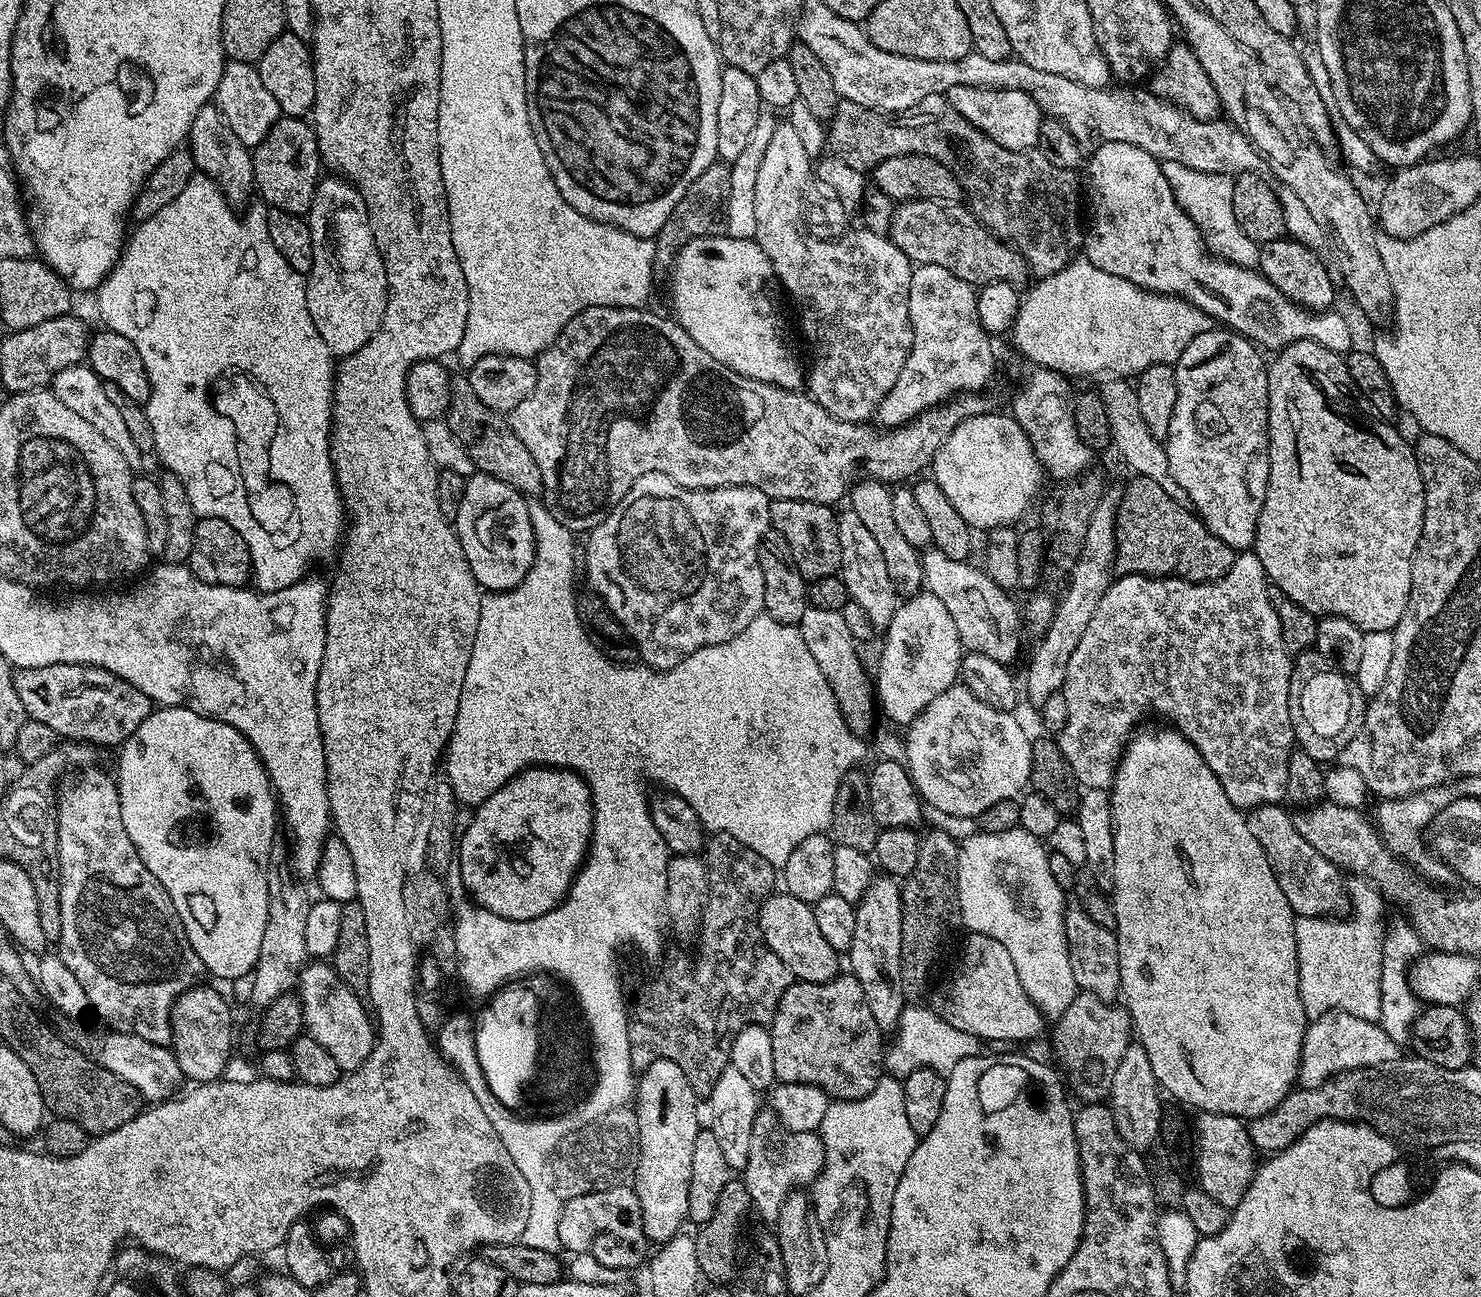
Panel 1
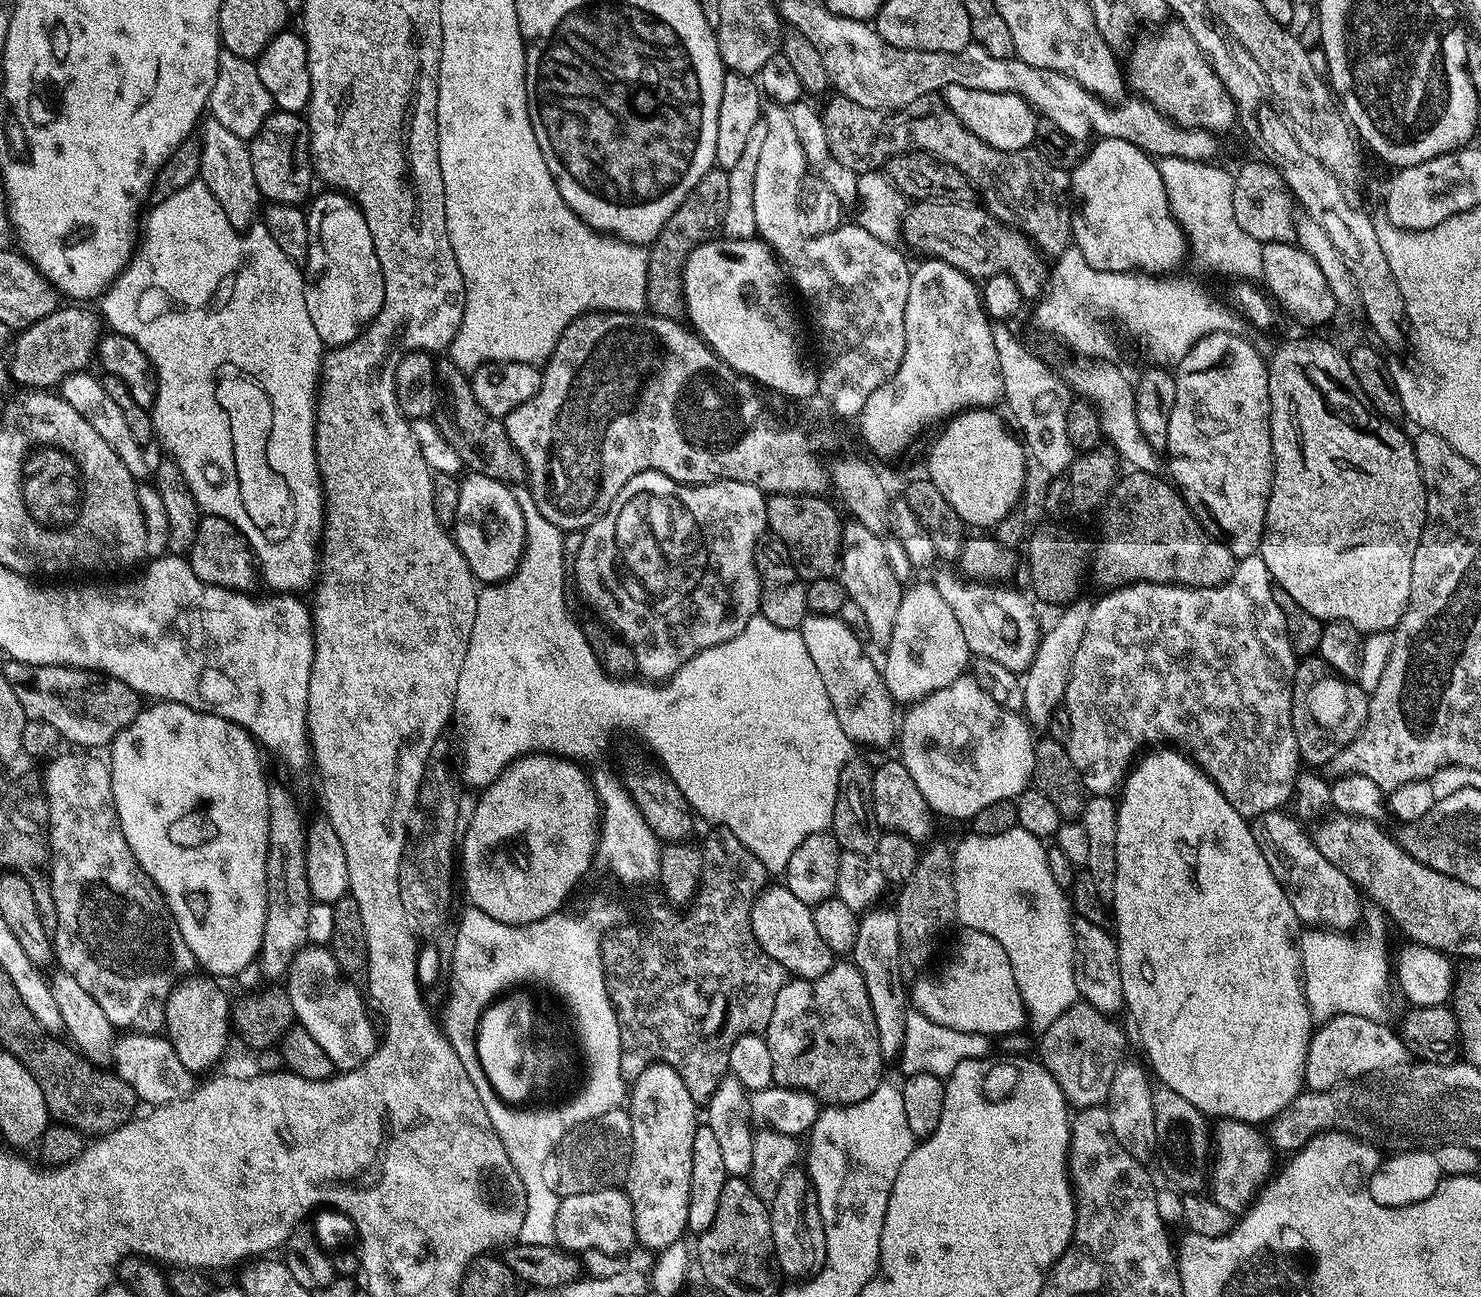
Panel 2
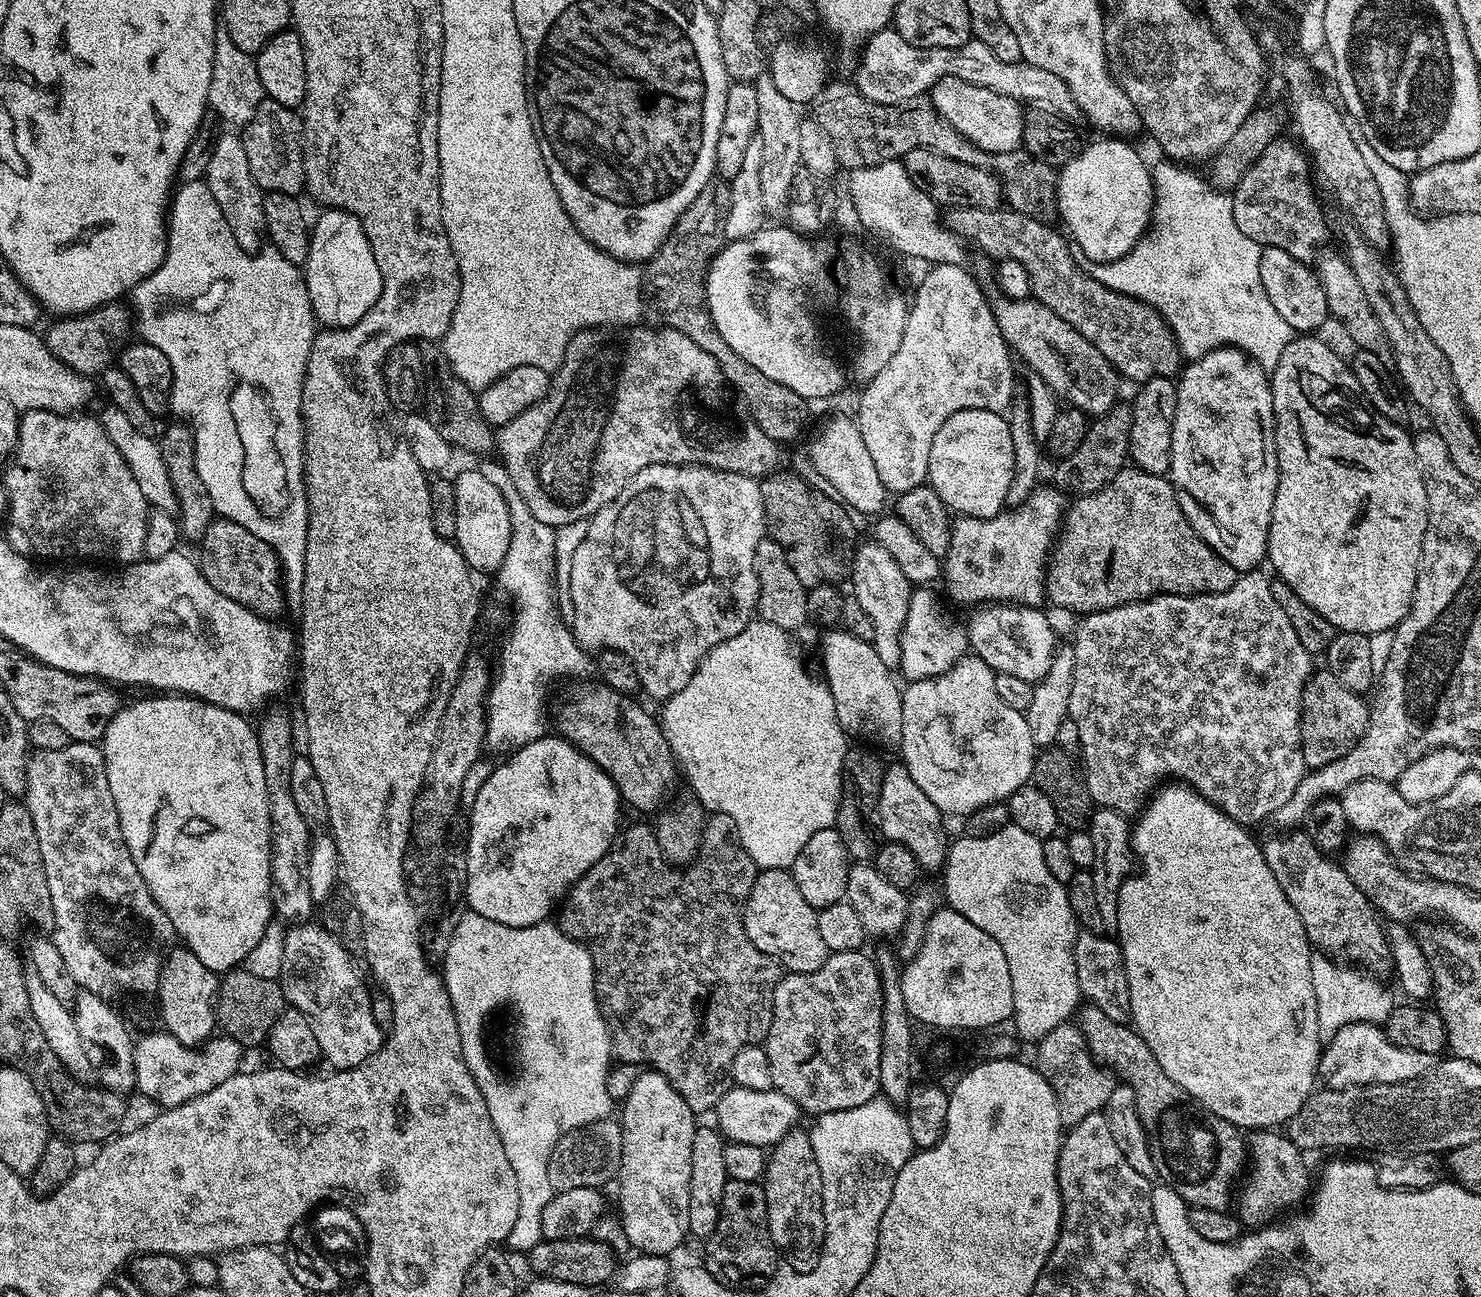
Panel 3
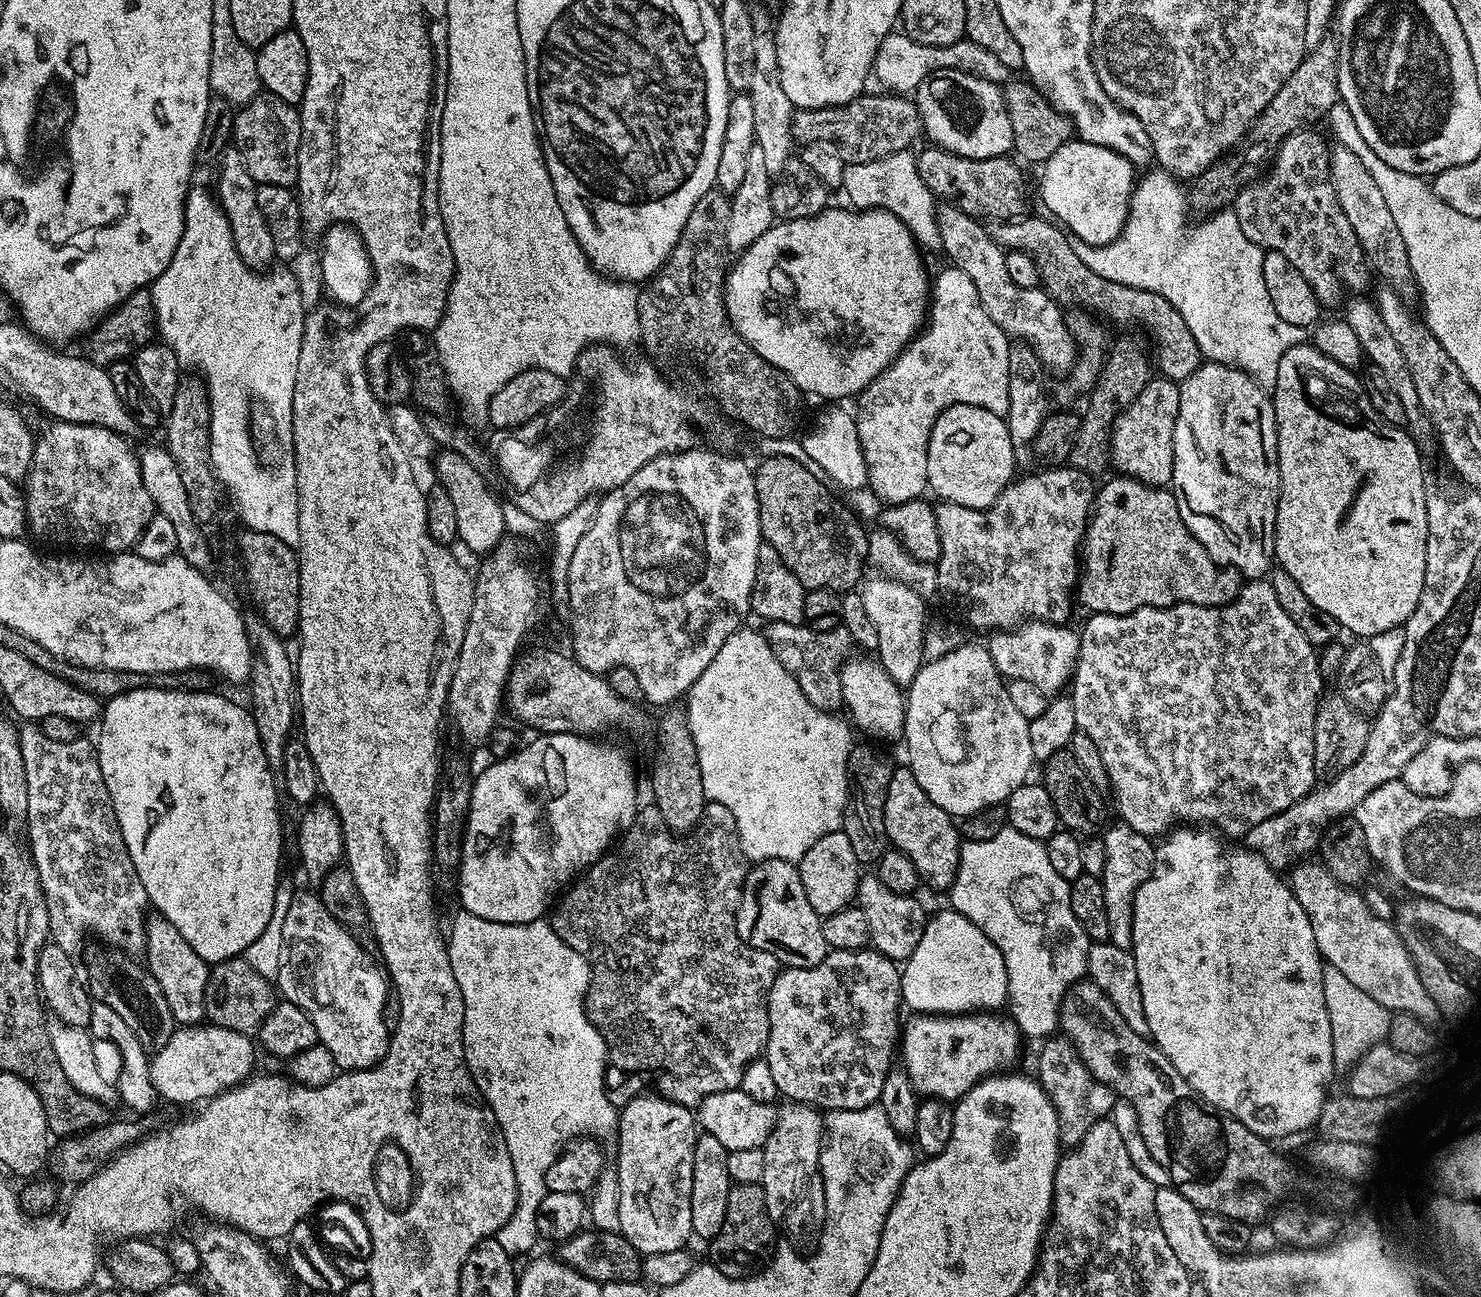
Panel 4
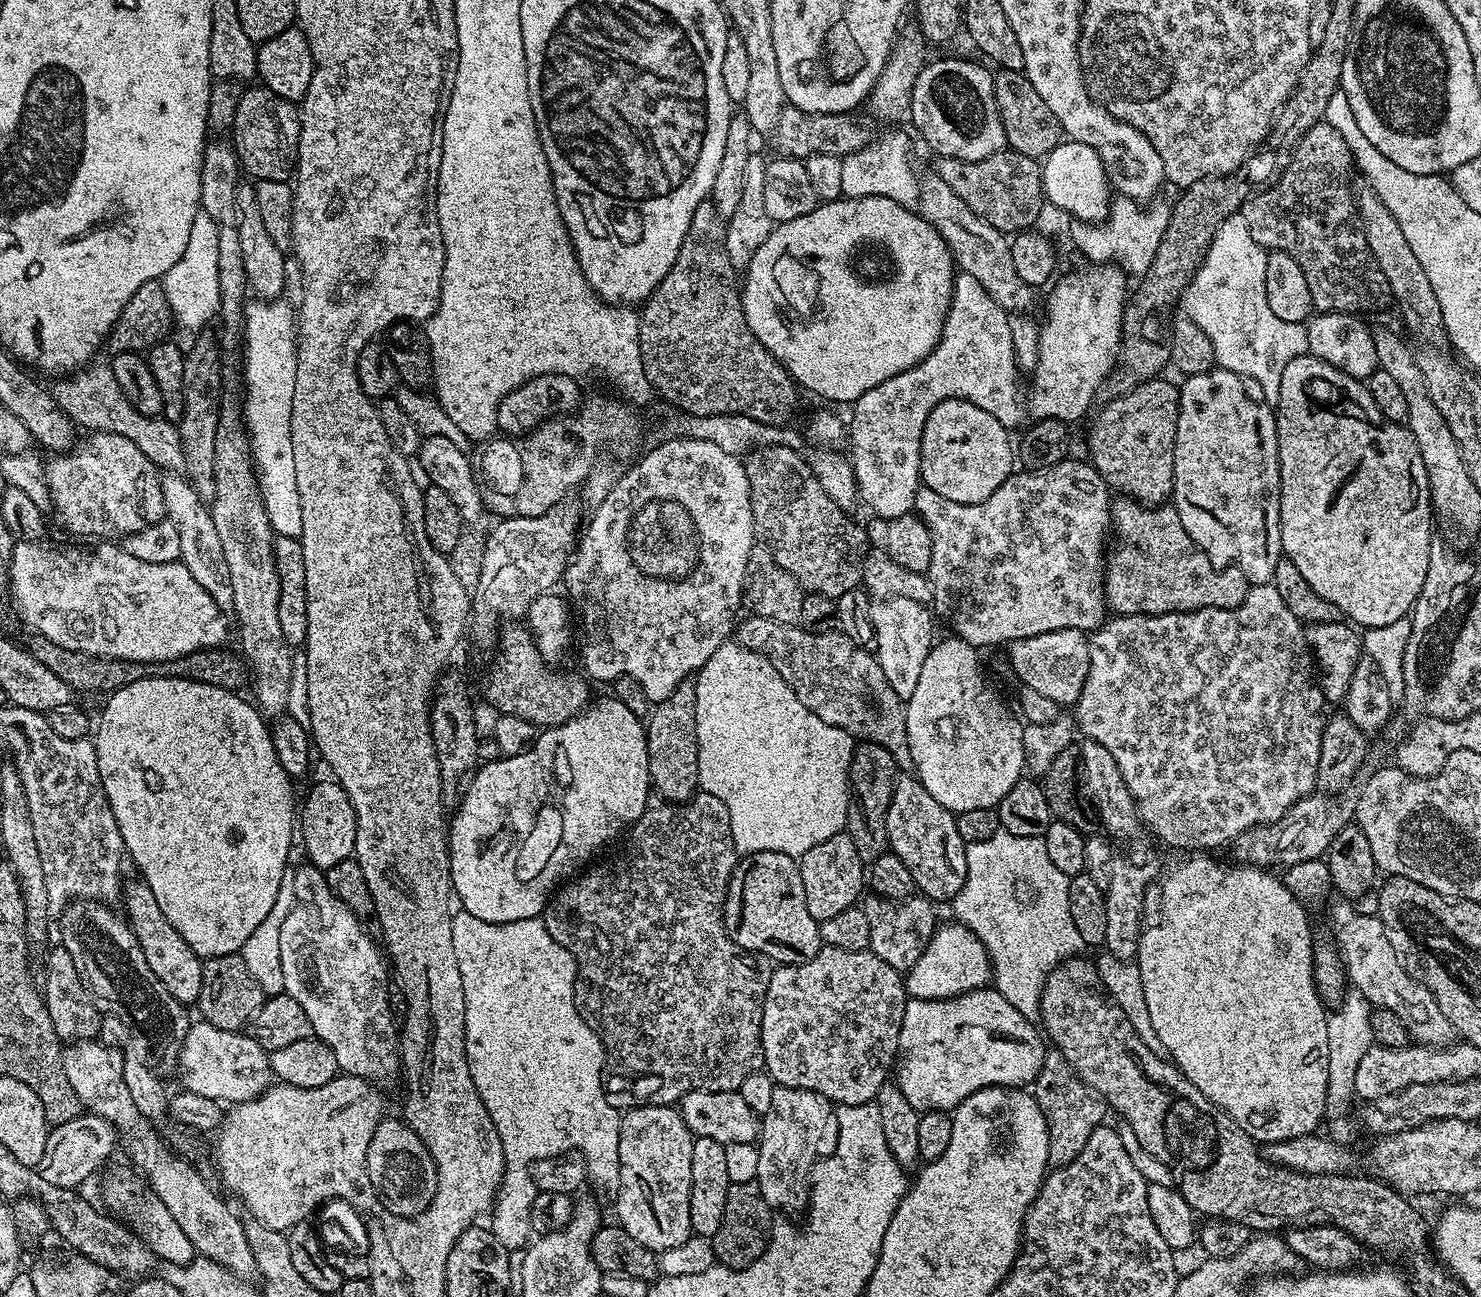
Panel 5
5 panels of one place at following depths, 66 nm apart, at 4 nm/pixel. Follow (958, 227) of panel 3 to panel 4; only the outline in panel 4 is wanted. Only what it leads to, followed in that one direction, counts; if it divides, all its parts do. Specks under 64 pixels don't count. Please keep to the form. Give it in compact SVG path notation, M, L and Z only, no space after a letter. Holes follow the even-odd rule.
M1025 215L1018 220L1002 220L993 223L990 231L992 238L999 242L1001 248L1013 252L1025 252L1036 263L1036 269L1040 275L1040 284L1057 304L1061 306L1085 304L1088 308L1097 308L1106 319L1117 320L1124 328L1148 328L1149 334L1152 335L1152 344L1156 347L1154 364L1157 369L1160 367L1159 375L1163 379L1183 382L1187 376L1194 374L1194 370L1200 368L1202 357L1198 342L1194 342L1194 334L1190 334L1182 314L1178 314L1178 310L1174 306L1170 306L1170 302L1166 302L1166 298L1162 298L1162 294L1154 294L1150 290L1142 290L1141 288L1131 288L1125 284L1102 278L1088 269L1077 254L1074 254L1068 241L1069 233L1059 223L1053 222L1051 219L1048 219L1049 221L1043 220L1040 216L1032 215Z

